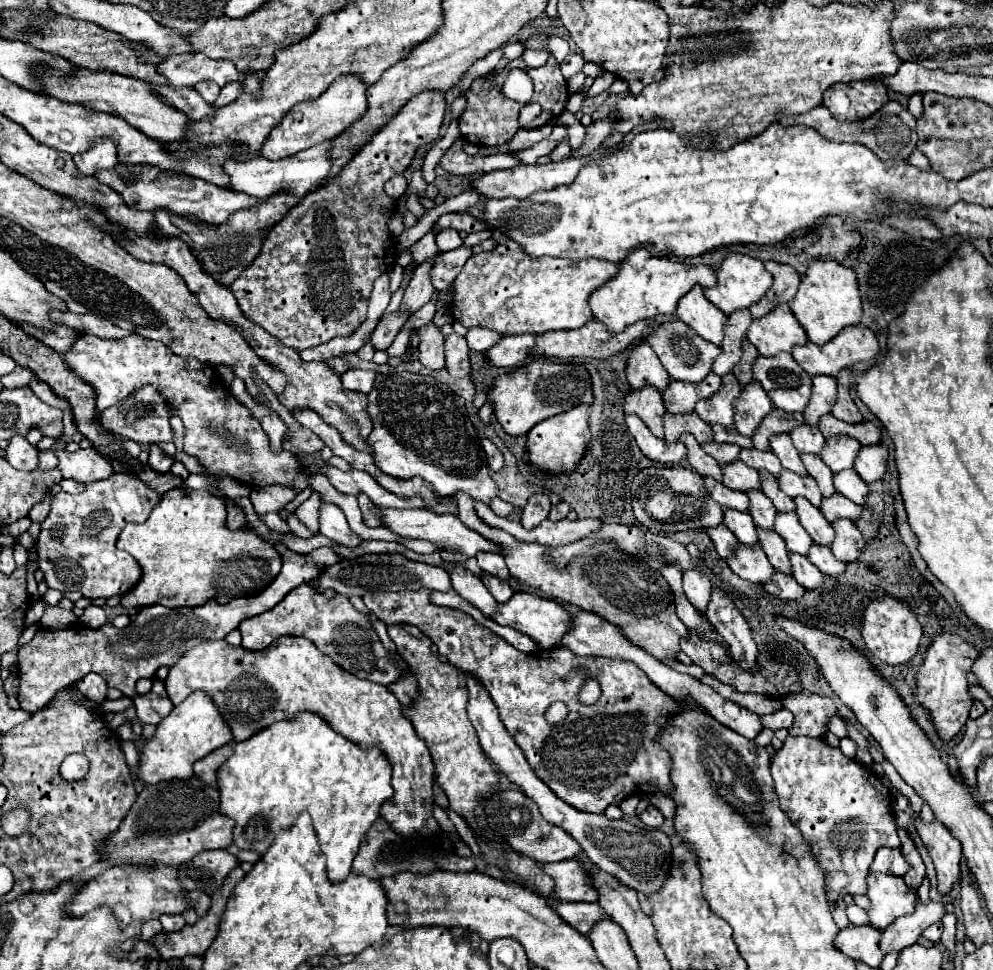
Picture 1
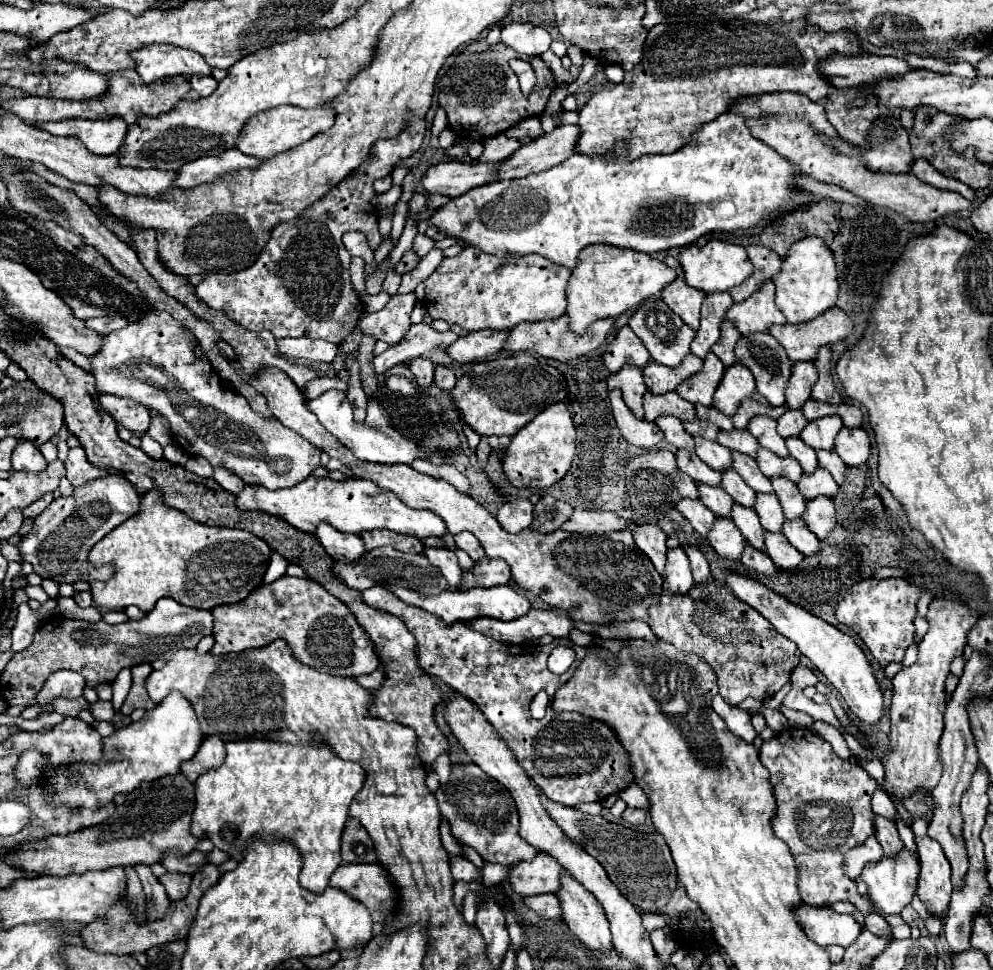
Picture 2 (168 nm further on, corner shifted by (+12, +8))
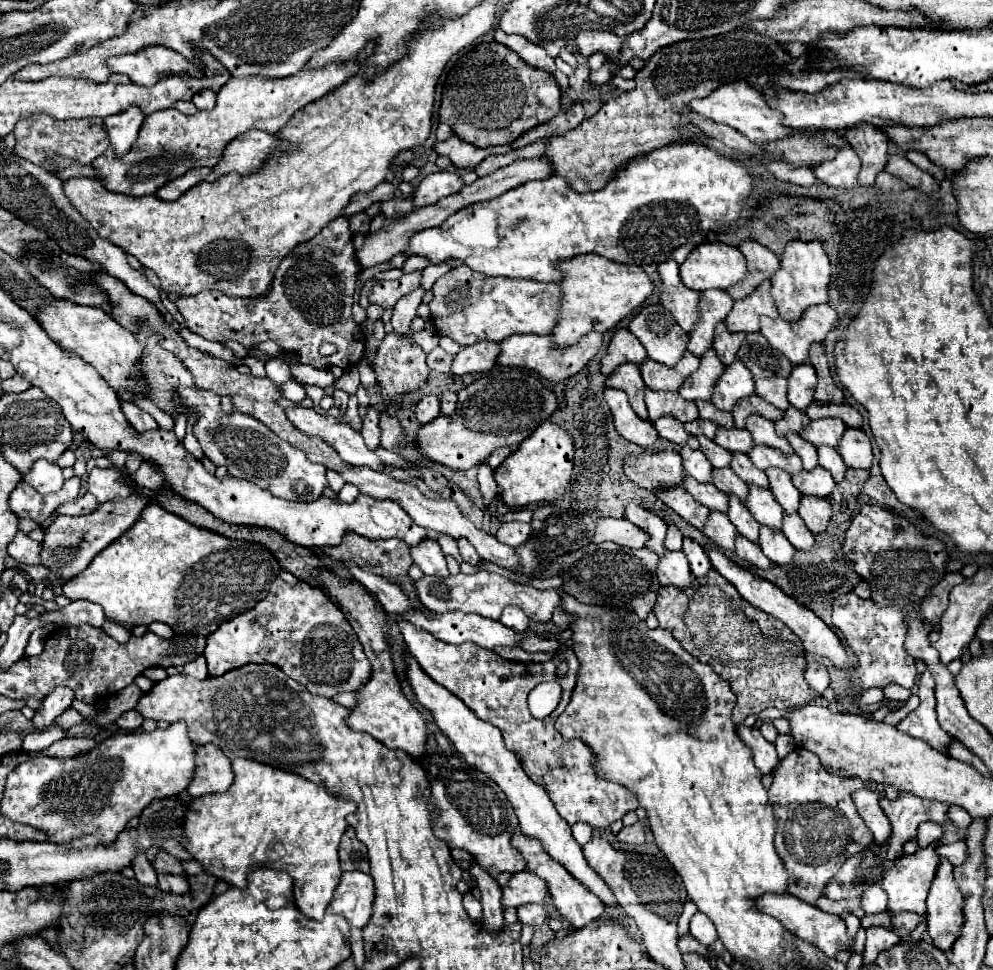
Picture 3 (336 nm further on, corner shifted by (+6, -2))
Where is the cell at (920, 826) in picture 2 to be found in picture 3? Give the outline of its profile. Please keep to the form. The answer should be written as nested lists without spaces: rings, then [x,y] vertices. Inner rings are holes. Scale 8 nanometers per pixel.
[[[954,842],[954,844],[940,844],[936,852],[952,862],[952,866],[958,866],[966,860],[966,844],[964,842]]]

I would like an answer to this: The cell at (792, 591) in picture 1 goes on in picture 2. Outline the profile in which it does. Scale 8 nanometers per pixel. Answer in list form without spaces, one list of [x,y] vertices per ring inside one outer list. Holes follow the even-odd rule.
[[[746,544],[746,550],[742,552],[742,564],[746,566],[746,568],[750,568],[750,570],[756,570],[756,572],[760,572],[760,574],[764,574],[764,576],[770,576],[770,574],[776,574],[776,566],[774,566],[774,562],[770,560],[770,556],[766,554],[766,552],[760,552],[760,550],[756,550],[754,546],[750,546],[750,544]]]

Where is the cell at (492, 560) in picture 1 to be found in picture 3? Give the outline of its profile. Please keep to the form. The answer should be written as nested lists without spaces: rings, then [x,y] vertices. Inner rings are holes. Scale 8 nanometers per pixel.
[[[458,540],[458,548],[460,548],[460,554],[462,554],[464,562],[468,562],[472,566],[476,566],[480,562],[480,556],[478,556],[476,548],[468,540]]]

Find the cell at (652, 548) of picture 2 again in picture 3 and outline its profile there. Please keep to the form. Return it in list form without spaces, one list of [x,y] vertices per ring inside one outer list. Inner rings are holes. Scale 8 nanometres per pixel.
[[[632,502],[626,506],[626,520],[630,520],[632,524],[636,524],[638,528],[642,528],[648,534],[648,542],[646,542],[648,550],[656,552],[660,558],[666,554],[664,538],[666,538],[668,524],[662,518],[658,518],[656,514],[652,514]]]

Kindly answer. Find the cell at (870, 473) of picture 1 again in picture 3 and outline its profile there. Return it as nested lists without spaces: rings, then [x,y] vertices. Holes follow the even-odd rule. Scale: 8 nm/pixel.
[[[846,428],[846,432],[840,438],[838,452],[848,468],[854,470],[868,470],[872,464],[872,444],[870,438],[856,428]]]

